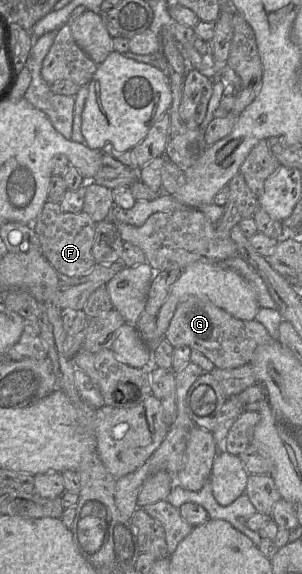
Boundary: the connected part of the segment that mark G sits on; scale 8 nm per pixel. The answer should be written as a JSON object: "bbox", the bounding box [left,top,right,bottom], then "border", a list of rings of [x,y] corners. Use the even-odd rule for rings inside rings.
{"bbox":[164,296,274,369],"border":[[[195,296],[188,297],[177,305],[164,339],[173,348],[188,346],[191,350],[197,350],[219,369],[232,369],[249,364],[258,346],[274,340],[255,319],[237,319],[210,301]]]}

